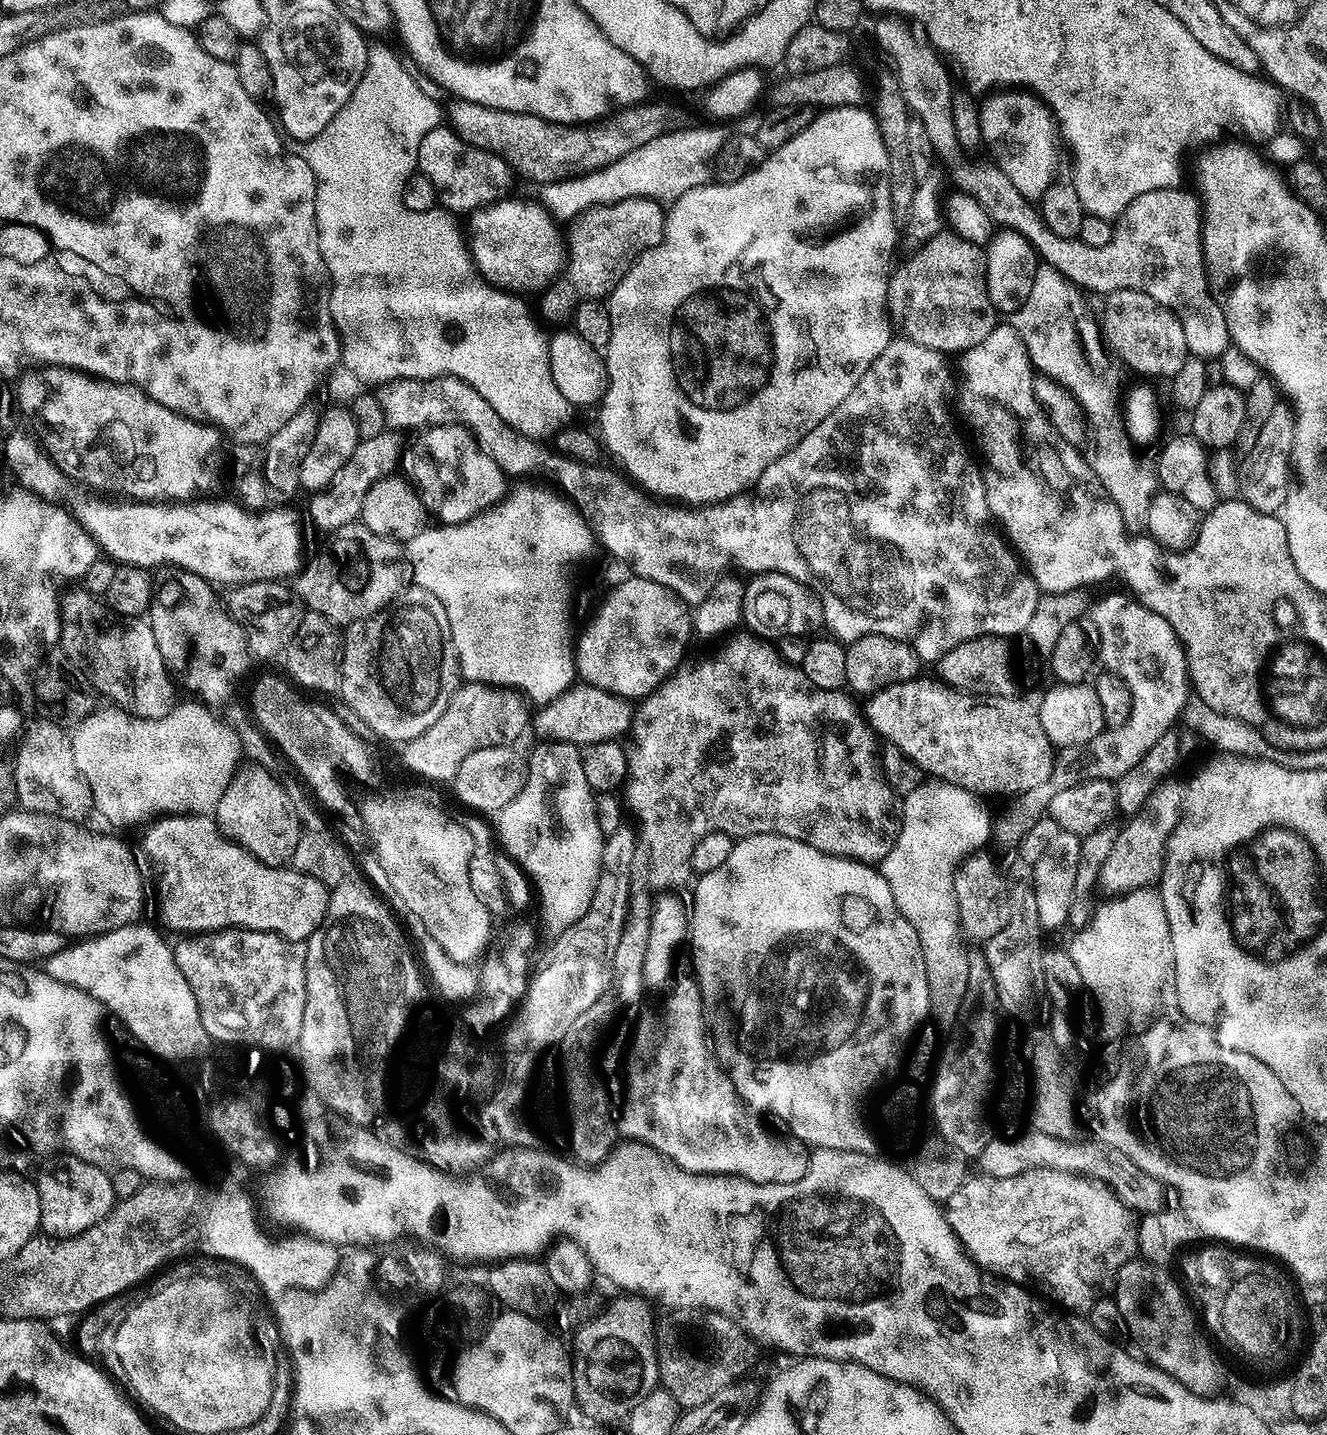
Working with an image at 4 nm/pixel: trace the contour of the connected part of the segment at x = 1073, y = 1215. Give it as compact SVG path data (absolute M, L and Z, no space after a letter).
M1049 1168L1030 1170L1014 1178L979 1175L965 1180L947 1200L946 1215L957 1243L985 1273L1021 1286L1045 1288L1047 1299L1057 1300L1064 1307L1061 1309L1072 1314L1087 1314L1109 1291L1116 1271L1137 1255L1133 1213L1105 1185Z

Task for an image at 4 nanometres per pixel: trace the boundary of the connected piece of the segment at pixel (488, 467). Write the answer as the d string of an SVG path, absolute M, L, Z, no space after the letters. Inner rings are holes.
M447 424L423 429L417 436L420 437L404 449L402 475L420 496L425 509L431 515L433 512L440 524L465 524L505 499L509 477L494 458L478 447L467 428Z

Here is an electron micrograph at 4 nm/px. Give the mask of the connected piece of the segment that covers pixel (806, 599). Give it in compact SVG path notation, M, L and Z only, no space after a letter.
M777 572L753 575L745 583L742 612L743 627L751 635L769 642L779 642L785 638L808 638L819 633L819 628L825 627L822 602L815 592L808 585Z

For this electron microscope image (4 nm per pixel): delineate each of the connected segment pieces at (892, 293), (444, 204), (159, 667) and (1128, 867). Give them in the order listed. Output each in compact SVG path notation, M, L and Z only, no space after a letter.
M941 230L936 236L921 243L917 252L897 267L888 278L888 314L897 329L902 331L903 339L918 342L918 346L935 352L963 354L969 352L998 323L994 297L986 286L986 262L981 245L966 242L951 230Z
M441 126L430 130L418 146L417 169L436 187L439 207L453 214L471 214L487 208L497 200L505 199L512 188L512 167L500 156L467 144L451 127Z
M77 590L63 595L58 648L66 654L69 665L73 669L76 667L80 671L77 673L87 680L99 695L101 692L108 699L105 701L111 702L132 716L158 720L170 714L178 703L177 685L172 673L162 662L162 654L158 654L158 642L154 642L154 630L148 625L147 619L138 616L117 618L91 592Z
M1176 778L1164 780L1154 789L1150 798L1146 798L1146 802L1141 806L1139 812L1129 819L1132 821L1113 838L1112 845L1106 848L1103 863L1098 866L1100 880L1109 888L1109 893L1123 894L1139 888L1152 888L1159 881L1160 875L1164 873L1164 858L1168 855L1172 831L1180 825L1185 808L1184 792L1180 789L1180 784Z

